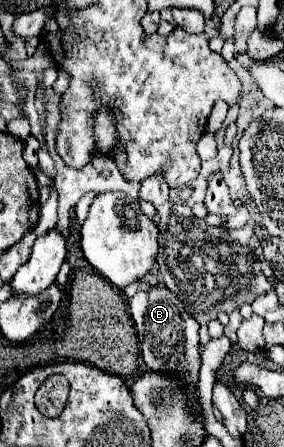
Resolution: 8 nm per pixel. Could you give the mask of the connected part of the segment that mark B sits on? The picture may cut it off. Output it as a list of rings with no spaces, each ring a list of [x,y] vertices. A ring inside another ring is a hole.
[[[157,284],[149,292],[139,290],[129,300],[129,312],[131,312],[131,318],[133,318],[135,328],[137,328],[141,354],[143,354],[147,368],[169,370],[169,374],[183,376],[185,384],[193,392],[193,388],[197,386],[197,372],[201,366],[197,320],[185,312],[185,308],[177,300],[177,296],[165,284]],[[177,368],[181,368],[181,372],[177,372]]]

